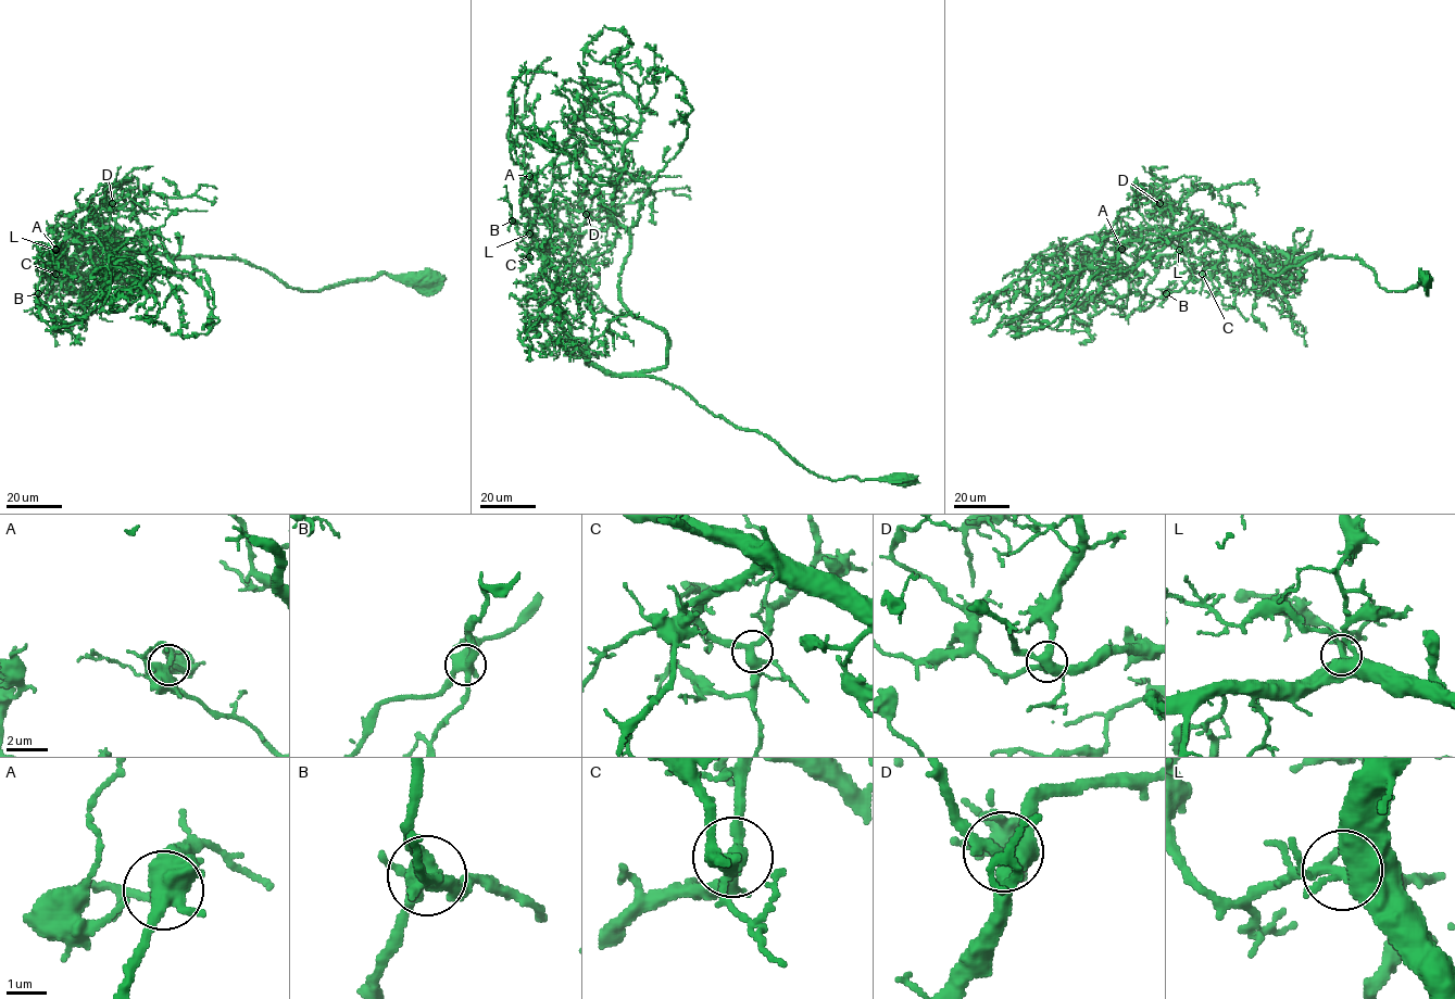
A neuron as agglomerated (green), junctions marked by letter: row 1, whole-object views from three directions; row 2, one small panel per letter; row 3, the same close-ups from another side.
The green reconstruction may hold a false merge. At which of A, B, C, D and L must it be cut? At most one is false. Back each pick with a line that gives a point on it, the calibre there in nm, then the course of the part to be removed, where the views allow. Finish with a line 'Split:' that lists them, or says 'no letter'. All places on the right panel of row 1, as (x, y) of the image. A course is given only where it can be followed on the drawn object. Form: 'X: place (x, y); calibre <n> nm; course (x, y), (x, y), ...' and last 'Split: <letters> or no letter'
B: place (1166, 293); calibre 480 nm; course (1166, 293), (1148, 307), (1133, 311), (1132, 314)
Split: B

